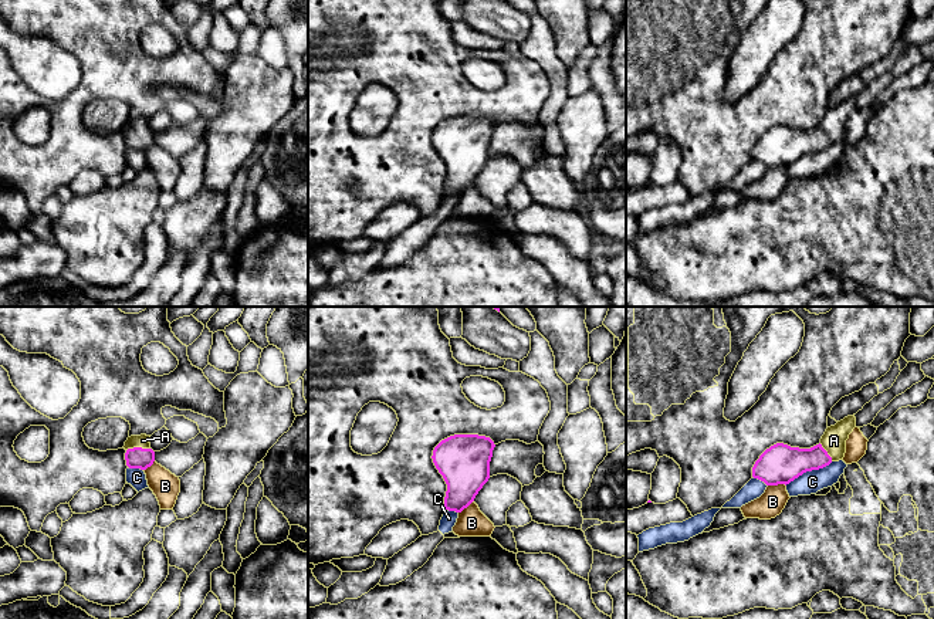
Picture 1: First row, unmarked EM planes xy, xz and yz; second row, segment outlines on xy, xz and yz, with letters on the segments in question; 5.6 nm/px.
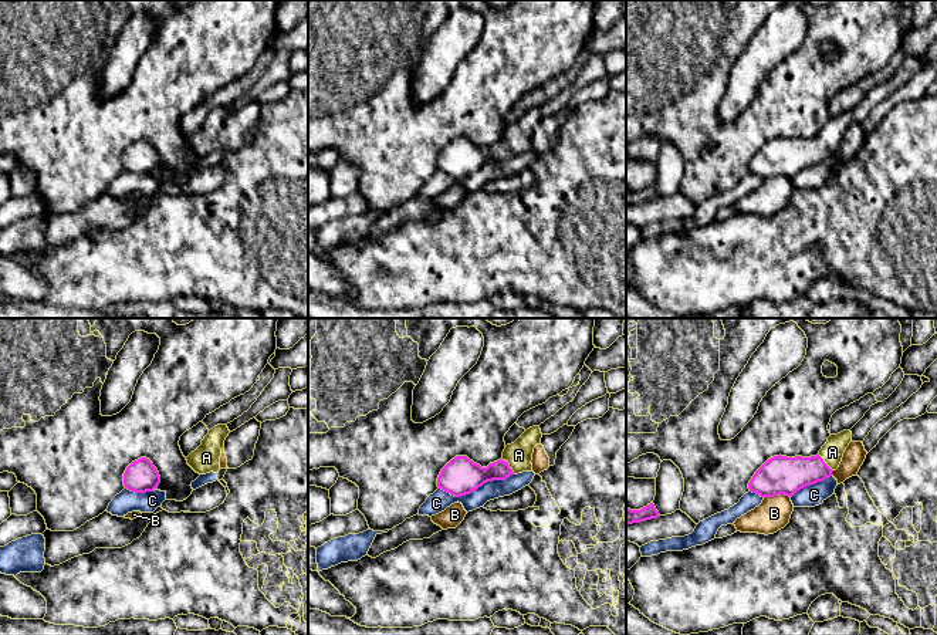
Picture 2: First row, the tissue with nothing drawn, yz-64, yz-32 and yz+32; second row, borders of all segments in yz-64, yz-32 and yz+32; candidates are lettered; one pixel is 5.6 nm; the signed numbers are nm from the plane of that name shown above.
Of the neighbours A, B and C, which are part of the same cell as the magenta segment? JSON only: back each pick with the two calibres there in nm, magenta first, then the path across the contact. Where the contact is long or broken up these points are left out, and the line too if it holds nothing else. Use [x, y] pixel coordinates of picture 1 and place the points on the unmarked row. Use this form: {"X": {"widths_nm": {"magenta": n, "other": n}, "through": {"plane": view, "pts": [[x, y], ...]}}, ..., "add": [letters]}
{"A": {"widths_nm": {"magenta": 120, "other": 70}, "through": {"plane": "xy", "pts": [[136, 139], [138, 129], [142, 122]]}}, "add": ["A"]}

